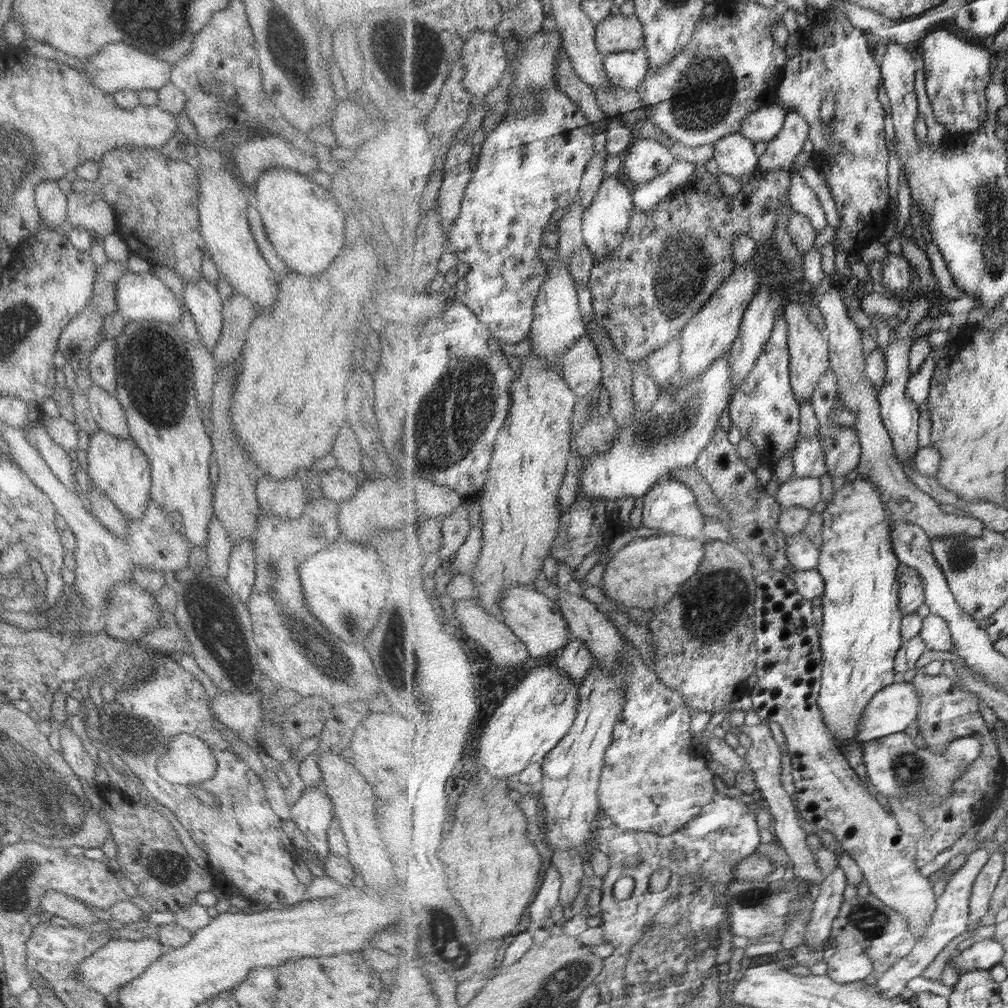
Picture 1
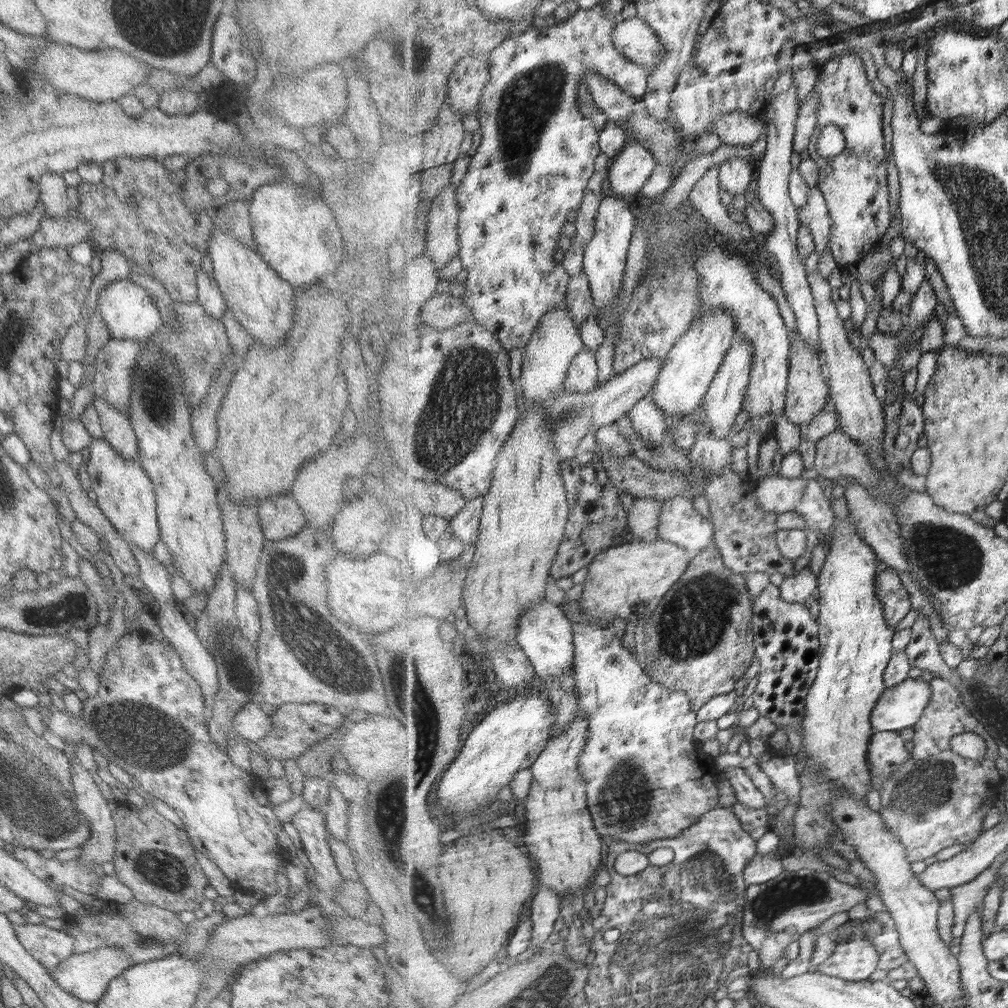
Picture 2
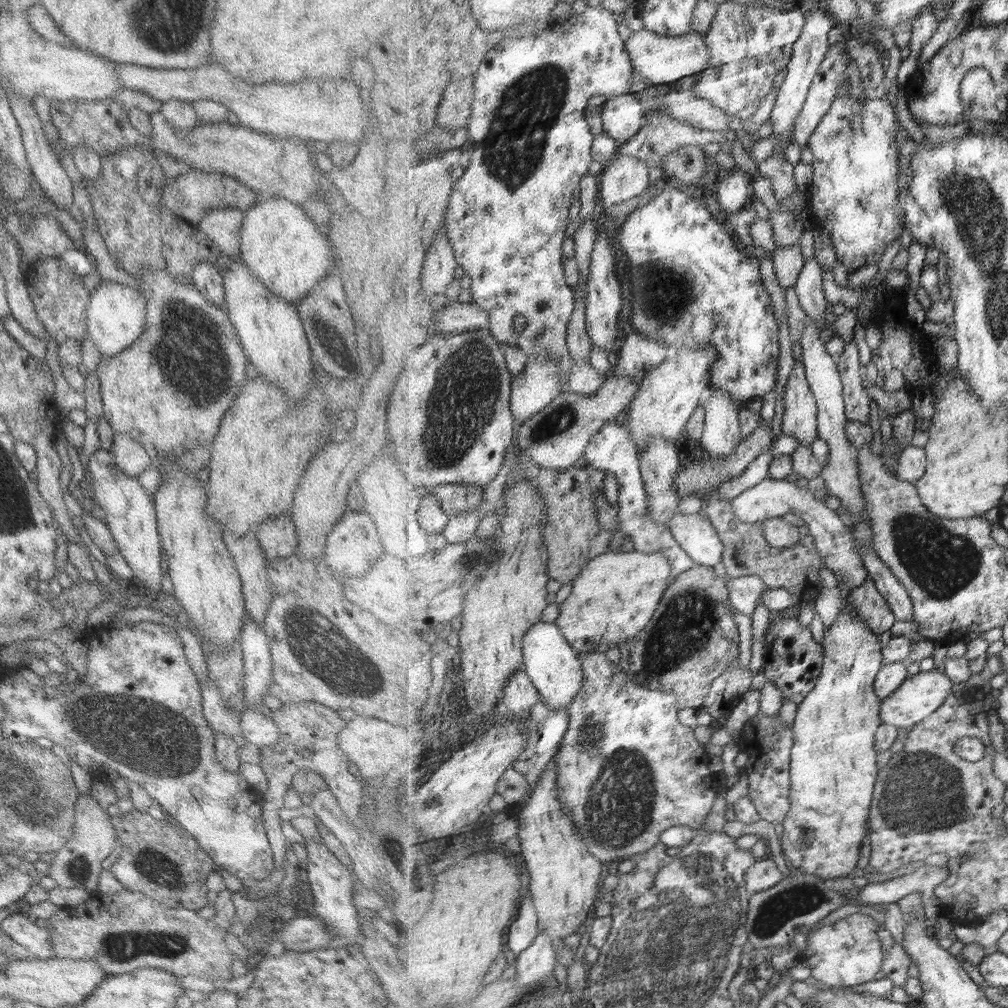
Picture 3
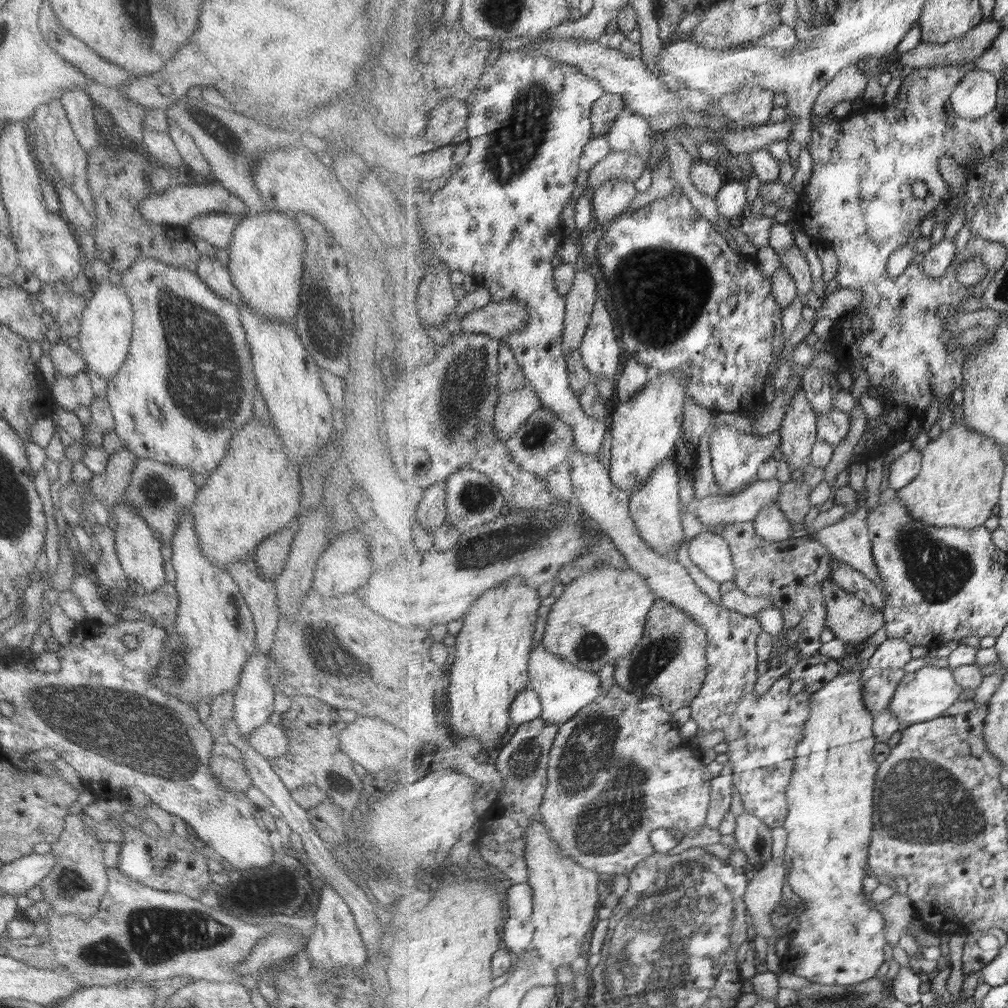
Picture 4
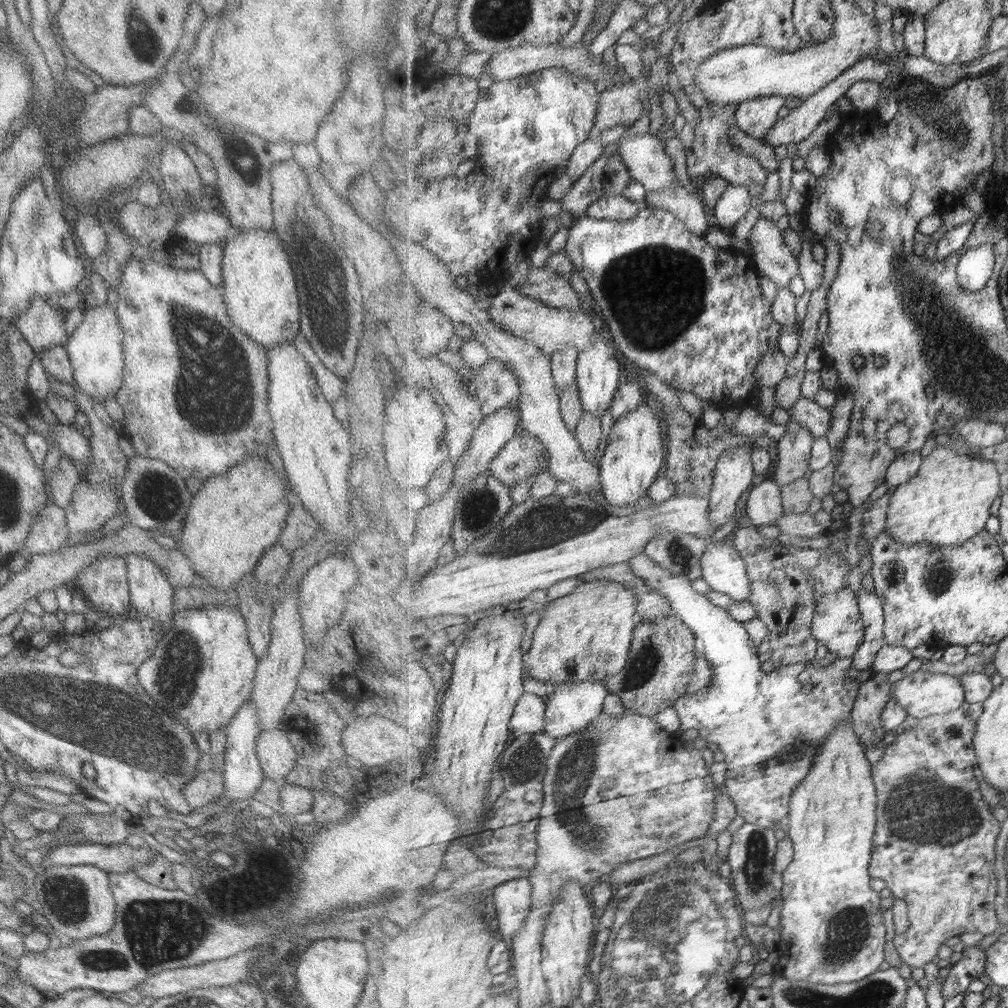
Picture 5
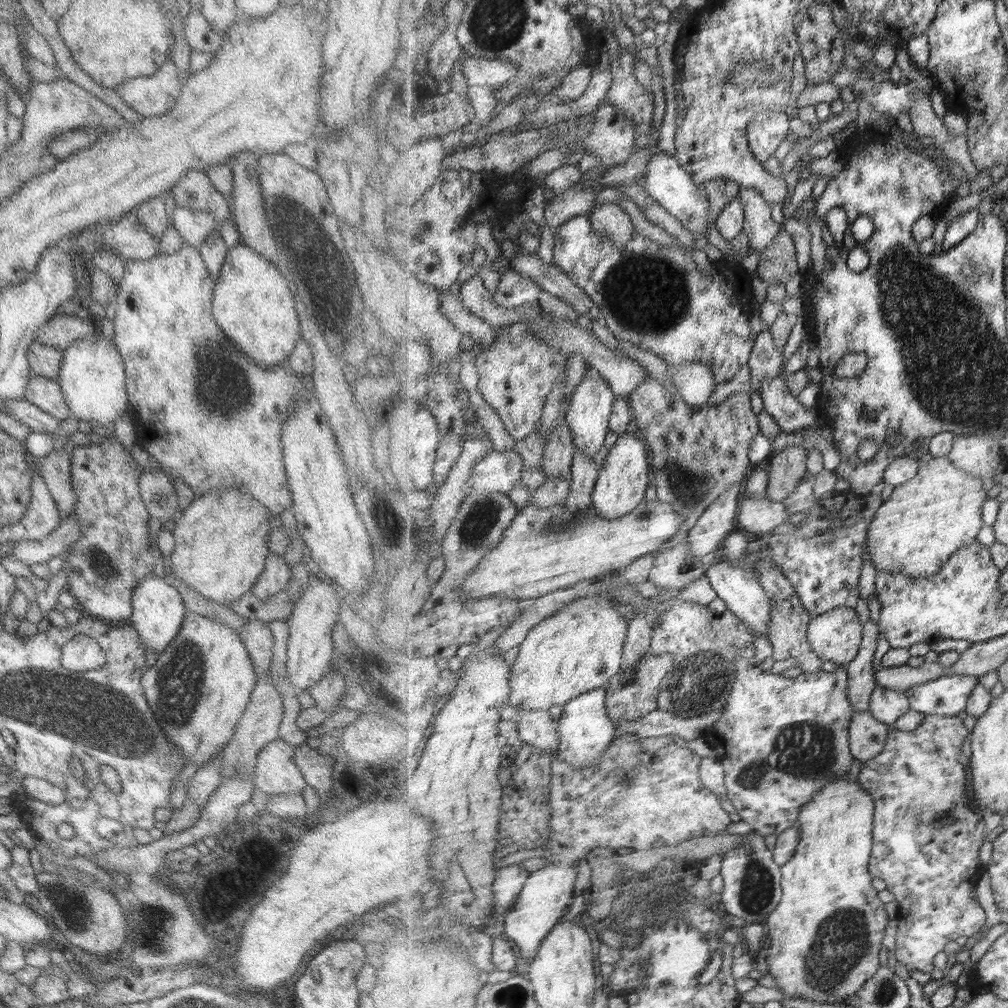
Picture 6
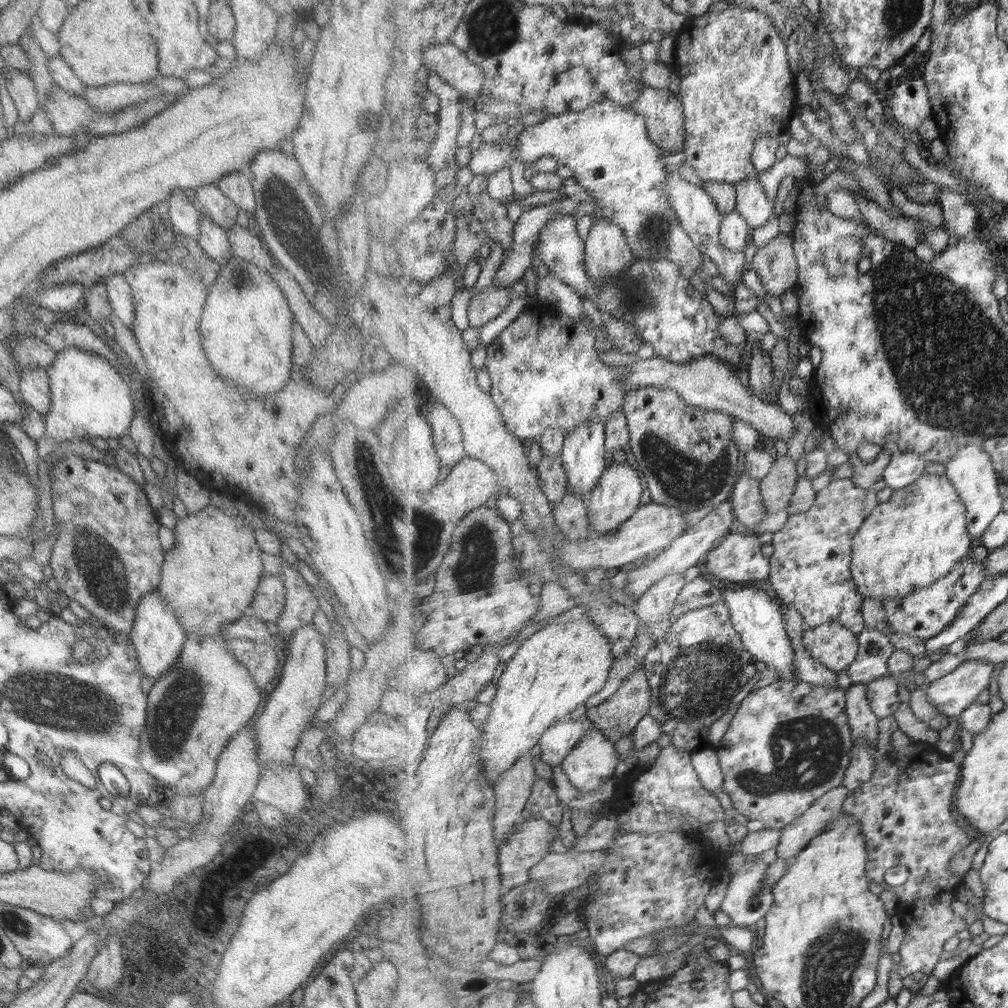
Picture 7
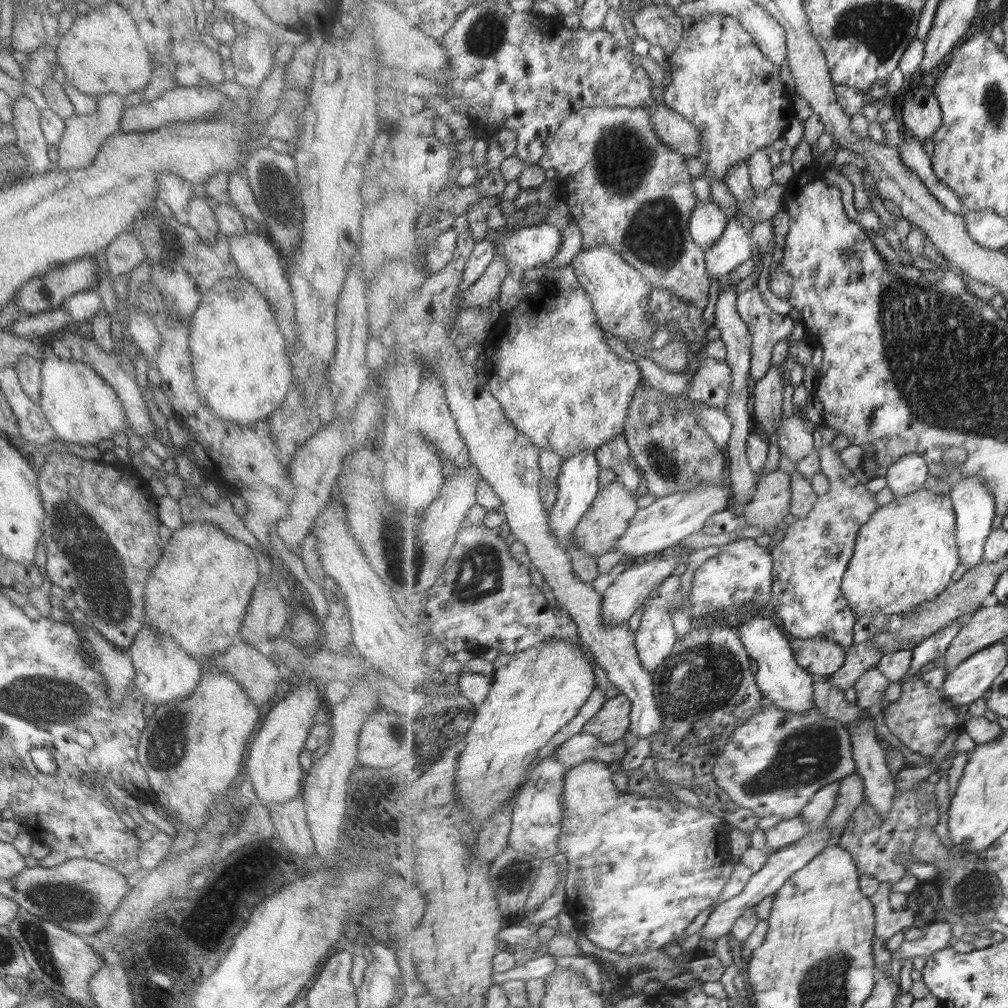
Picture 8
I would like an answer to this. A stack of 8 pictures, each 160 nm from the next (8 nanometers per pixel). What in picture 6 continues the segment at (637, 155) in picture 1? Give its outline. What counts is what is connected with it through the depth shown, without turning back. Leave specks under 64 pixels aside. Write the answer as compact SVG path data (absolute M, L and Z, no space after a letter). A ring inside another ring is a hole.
M614 201L597 205L589 217L595 229L607 234L616 246L627 246L634 239L635 226L631 216Z

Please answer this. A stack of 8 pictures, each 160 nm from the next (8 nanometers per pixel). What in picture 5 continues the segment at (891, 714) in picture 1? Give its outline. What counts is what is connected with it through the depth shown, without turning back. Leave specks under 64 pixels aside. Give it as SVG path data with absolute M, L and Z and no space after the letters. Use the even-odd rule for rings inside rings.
M918 670L909 673L897 684L894 684L892 696L901 703L901 706L905 707L905 710L908 710L910 716L922 719L933 715L949 714L960 709L963 702L966 701L966 690L959 677Z

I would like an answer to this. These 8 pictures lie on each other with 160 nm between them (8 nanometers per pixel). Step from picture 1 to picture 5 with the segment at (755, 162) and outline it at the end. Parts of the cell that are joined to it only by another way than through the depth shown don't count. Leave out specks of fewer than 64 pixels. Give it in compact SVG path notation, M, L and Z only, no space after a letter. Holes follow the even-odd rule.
M730 184L719 202L710 209L712 221L721 229L731 231L755 203L756 200L749 194L746 185Z

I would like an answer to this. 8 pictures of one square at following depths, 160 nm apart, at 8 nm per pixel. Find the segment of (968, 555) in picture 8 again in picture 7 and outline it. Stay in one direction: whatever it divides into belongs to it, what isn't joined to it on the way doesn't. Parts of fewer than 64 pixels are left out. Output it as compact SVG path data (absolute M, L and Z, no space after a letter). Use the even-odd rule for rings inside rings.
M971 445L961 448L956 456L953 456L951 463L946 465L946 474L949 481L957 487L957 493L961 495L969 510L969 535L973 539L982 539L995 518L1001 514L1003 502L1005 502L997 490L1001 479L995 471L991 455L984 450L983 446Z

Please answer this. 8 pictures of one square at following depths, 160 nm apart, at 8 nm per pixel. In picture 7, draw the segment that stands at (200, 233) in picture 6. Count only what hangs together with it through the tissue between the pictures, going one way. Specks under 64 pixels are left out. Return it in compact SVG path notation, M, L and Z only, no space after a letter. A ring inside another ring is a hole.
M172 190L165 198L172 232L195 239L199 230L200 212L182 190Z

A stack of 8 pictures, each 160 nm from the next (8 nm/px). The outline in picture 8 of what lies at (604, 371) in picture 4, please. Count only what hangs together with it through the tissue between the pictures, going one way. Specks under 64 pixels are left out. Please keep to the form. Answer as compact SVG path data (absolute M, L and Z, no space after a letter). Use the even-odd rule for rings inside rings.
M586 450L584 453L574 454L572 458L564 462L561 473L559 473L559 496L557 503L552 509L553 535L561 542L561 547L566 548L566 540L569 535L574 535L574 531L581 523L581 519L593 507L599 494L599 472L601 465L597 461L595 452Z

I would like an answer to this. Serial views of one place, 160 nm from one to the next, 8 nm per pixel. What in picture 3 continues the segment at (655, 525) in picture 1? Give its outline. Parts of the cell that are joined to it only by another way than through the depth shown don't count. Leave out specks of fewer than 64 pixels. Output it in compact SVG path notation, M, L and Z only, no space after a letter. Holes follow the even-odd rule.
M679 512L669 527L676 542L689 553L697 566L717 566L725 546L704 512L685 515Z

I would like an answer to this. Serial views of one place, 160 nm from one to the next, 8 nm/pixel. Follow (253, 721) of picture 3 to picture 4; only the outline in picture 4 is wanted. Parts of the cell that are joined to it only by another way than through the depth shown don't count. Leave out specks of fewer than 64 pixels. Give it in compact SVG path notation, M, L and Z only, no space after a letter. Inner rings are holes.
M265 721L248 736L248 745L263 759L283 757L288 752L287 738L283 729Z

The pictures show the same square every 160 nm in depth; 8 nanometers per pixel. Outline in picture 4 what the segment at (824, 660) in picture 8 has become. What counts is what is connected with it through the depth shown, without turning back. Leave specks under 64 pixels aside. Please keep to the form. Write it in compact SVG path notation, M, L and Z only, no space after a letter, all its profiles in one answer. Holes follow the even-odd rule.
M832 557L829 562L831 574L823 581L825 607L828 613L826 626L846 646L856 646L885 626L885 610L881 608L881 611L877 611L877 608L863 603L856 594L846 591L833 581L831 577L836 565L837 560Z

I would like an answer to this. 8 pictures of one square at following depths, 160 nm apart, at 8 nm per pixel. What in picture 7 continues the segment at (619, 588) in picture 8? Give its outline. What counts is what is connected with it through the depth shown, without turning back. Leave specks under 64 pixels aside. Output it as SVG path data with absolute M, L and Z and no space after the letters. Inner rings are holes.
M728 500L719 508L713 510L709 517L705 517L702 522L685 530L684 534L681 537L677 537L676 541L672 543L672 547L660 553L656 559L649 561L647 564L638 563L638 565L633 565L629 575L629 584L623 591L639 600L662 578L670 574L683 574L691 566L703 566L708 557L708 552L714 550L715 547L722 543L725 537L737 528L737 518L734 514L733 504Z

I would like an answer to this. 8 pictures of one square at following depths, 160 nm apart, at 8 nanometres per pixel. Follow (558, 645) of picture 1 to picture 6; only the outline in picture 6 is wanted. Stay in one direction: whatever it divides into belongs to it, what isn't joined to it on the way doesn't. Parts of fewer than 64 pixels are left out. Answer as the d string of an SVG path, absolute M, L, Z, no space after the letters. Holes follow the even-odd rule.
M605 686L593 690L564 705L562 714L556 720L560 732L560 759L573 768L586 768L590 764L600 762L617 736L616 721L608 715L607 698Z

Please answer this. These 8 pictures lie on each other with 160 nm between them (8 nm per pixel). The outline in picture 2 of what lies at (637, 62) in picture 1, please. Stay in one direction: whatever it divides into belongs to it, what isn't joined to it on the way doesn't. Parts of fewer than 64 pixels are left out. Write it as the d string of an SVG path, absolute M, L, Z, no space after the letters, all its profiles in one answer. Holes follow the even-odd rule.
M594 6L589 10L579 10L575 16L571 16L567 22L556 22L553 26L545 25L544 27L529 28L527 32L505 39L501 46L497 46L489 55L489 74L491 80L485 85L484 93L479 104L479 124L482 131L481 144L477 151L471 156L468 170L459 187L456 190L457 200L460 206L459 213L459 252L462 267L468 273L465 283L463 300L473 309L476 321L481 323L488 331L493 332L500 338L501 344L505 348L512 349L526 347L531 342L532 334L540 326L540 320L556 306L568 297L568 284L570 275L568 271L555 262L555 252L560 248L560 238L562 237L561 228L565 226L569 212L578 211L584 201L587 182L595 174L595 160L601 154L600 149L600 130L597 130L596 124L585 117L580 109L578 101L578 90L585 83L585 67L591 70L597 70L597 73L605 78L612 80L617 86L620 86L627 94L637 97L641 100L648 89L648 80L650 73L633 63L627 56L617 51L616 44L613 42L613 30L615 30L615 19L601 18L605 17L601 6Z

